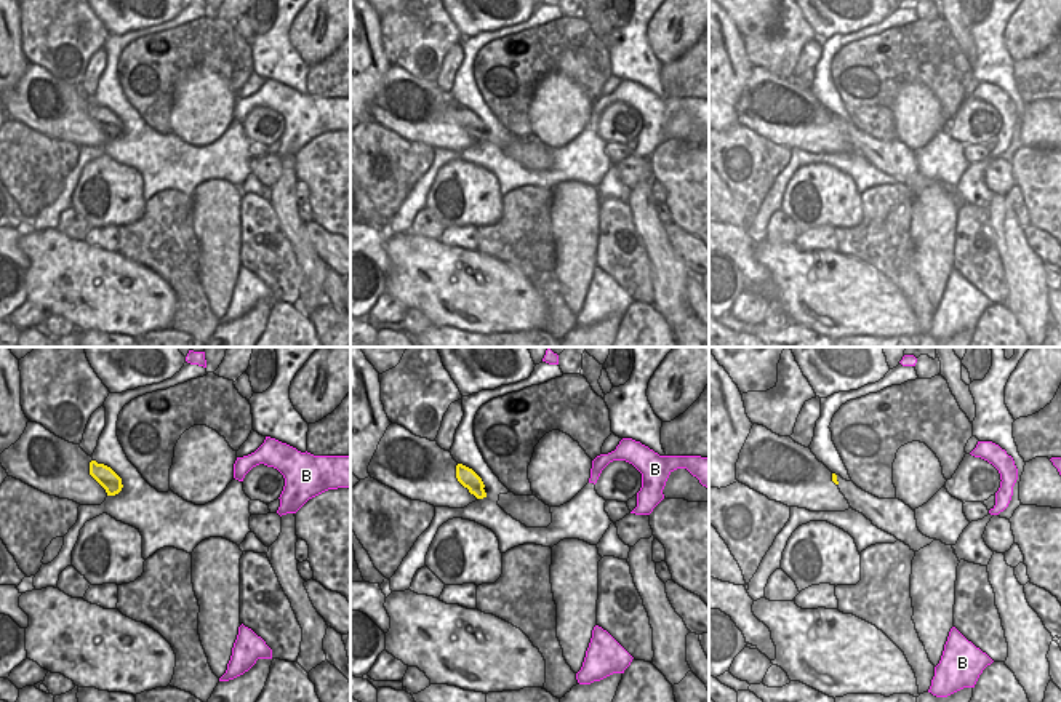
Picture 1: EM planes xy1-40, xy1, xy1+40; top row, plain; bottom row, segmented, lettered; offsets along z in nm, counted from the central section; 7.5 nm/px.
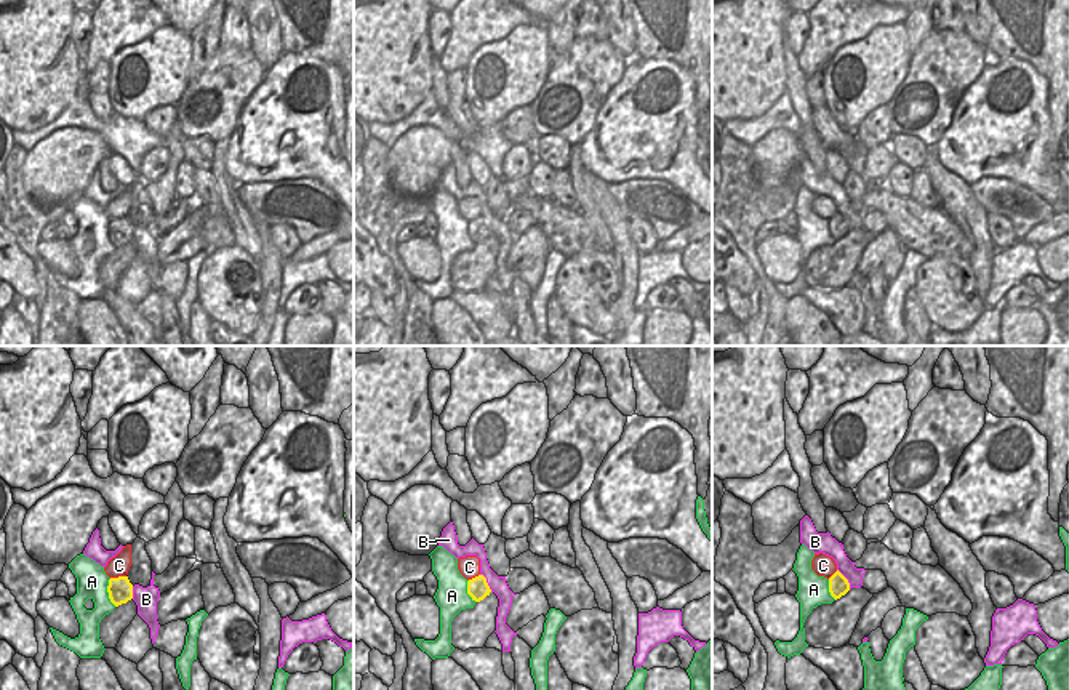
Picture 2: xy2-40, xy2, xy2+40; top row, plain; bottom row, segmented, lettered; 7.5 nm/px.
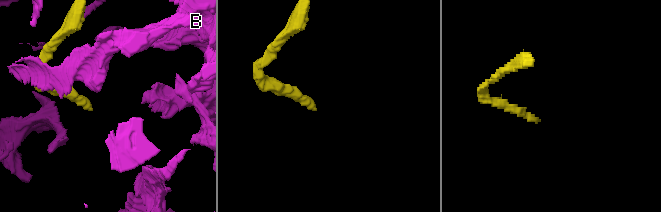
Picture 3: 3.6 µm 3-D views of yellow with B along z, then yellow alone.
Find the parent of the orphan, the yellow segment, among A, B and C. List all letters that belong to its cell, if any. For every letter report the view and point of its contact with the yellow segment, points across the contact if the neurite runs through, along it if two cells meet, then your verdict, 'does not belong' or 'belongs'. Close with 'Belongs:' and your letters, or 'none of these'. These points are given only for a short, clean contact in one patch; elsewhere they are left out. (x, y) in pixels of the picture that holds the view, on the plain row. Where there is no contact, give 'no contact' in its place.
A: meets yellow in xy2-40 at (108, 232); does not belong
B: meets yellow in xy2 at (487, 224); does not belong
C: meets yellow in xy2-40 at (119, 218); border along xy2-40 (125, 216), (111, 220); does not belong
Belongs: none of these

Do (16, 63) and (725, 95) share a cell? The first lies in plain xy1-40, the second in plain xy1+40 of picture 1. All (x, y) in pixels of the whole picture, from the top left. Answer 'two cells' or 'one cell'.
one cell

